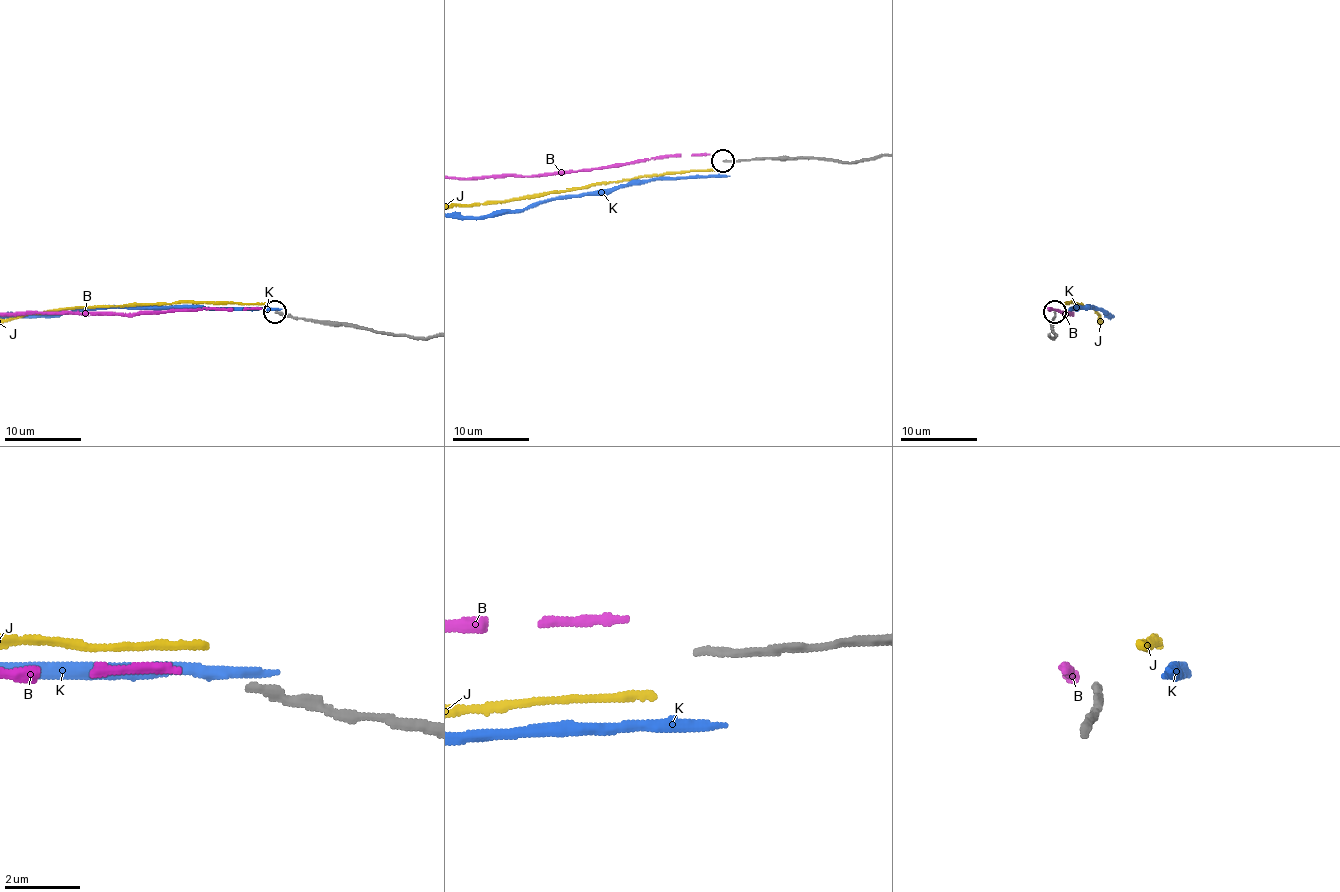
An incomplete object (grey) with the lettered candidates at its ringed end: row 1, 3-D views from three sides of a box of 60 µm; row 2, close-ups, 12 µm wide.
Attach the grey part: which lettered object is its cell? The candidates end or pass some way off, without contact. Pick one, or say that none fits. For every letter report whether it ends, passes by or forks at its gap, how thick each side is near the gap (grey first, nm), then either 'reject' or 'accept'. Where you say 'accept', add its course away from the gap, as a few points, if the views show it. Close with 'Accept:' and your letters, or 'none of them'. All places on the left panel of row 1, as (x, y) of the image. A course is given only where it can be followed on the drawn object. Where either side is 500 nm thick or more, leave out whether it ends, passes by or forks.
B: it ends | 200/200 nm | reject
J: it ends | 200/240 nm | reject
K: it passes by | 200/280 nm | reject
Accept: none of them

